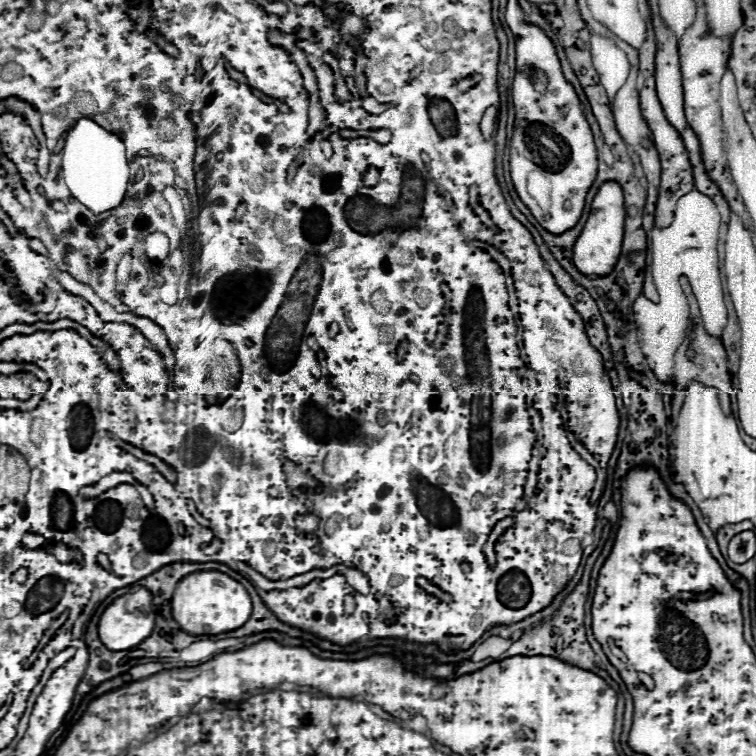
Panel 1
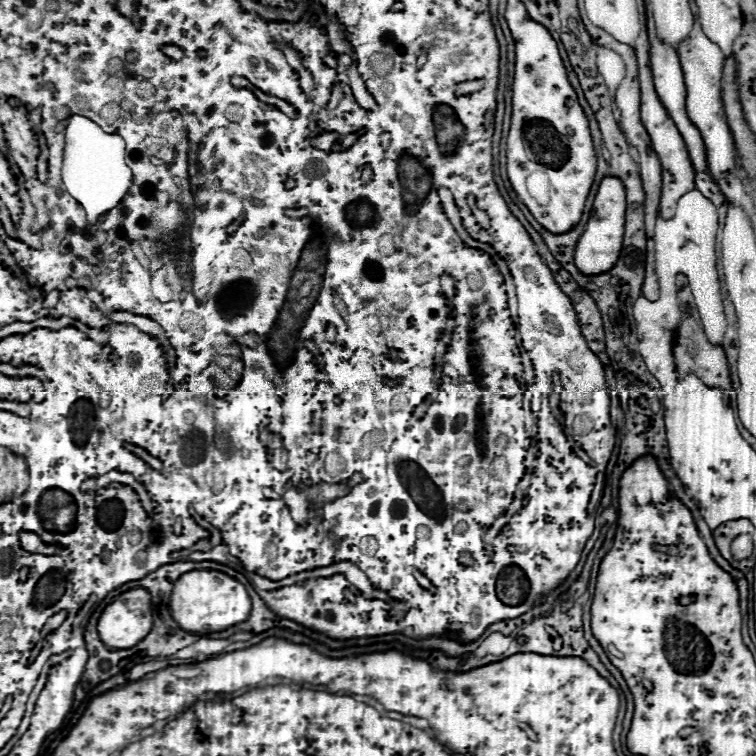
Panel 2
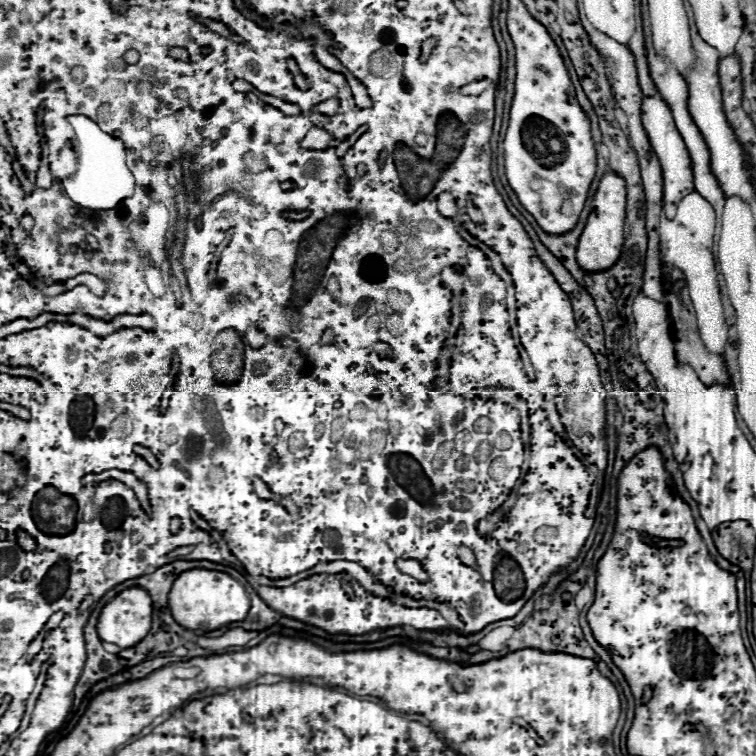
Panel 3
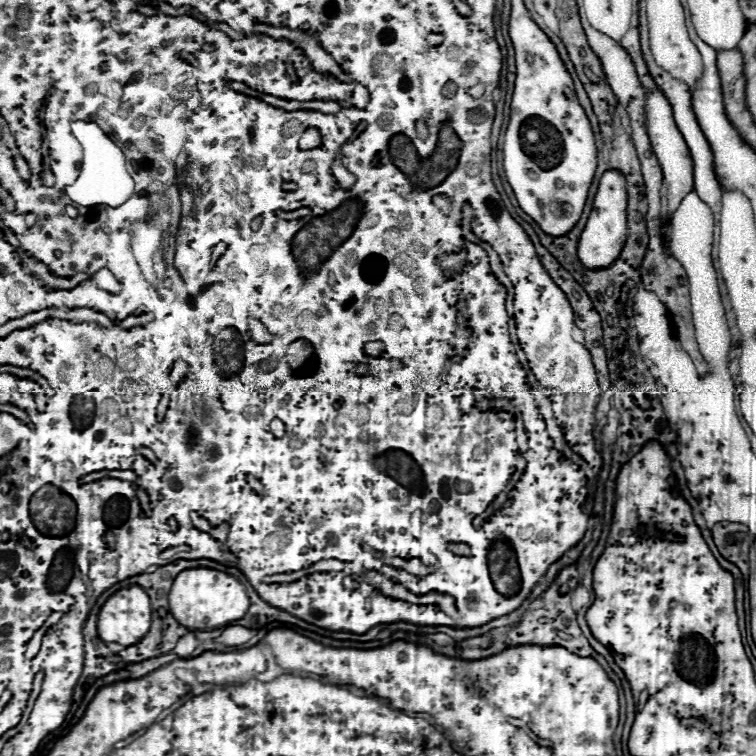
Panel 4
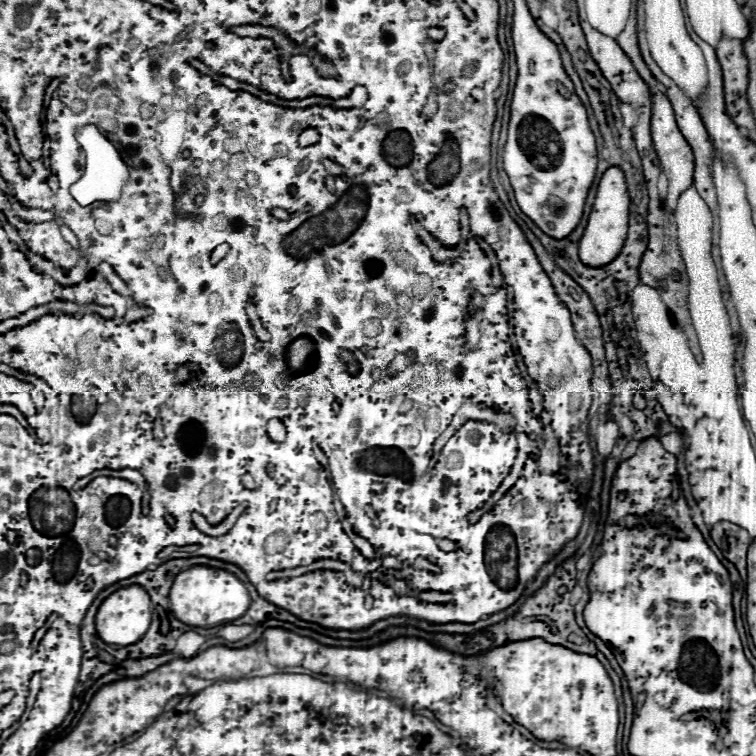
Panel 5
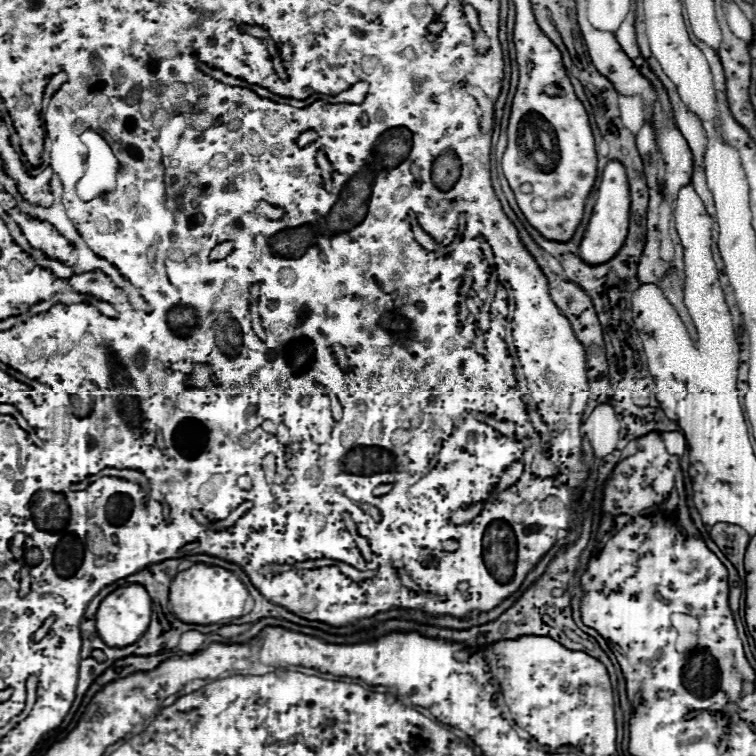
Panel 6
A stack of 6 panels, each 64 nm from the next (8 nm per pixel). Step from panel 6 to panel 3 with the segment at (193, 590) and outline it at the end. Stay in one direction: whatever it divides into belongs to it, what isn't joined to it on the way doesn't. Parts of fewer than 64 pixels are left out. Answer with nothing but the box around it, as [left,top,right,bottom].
[168,568,250,632]

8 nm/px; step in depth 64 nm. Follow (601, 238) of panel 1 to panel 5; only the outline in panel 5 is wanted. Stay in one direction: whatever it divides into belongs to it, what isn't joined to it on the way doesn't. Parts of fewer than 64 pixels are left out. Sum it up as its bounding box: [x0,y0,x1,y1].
[578,166,630,268]

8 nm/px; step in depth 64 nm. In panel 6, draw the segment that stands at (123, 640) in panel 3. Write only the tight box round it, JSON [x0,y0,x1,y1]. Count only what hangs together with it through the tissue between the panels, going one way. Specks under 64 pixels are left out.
[96,584,152,648]

